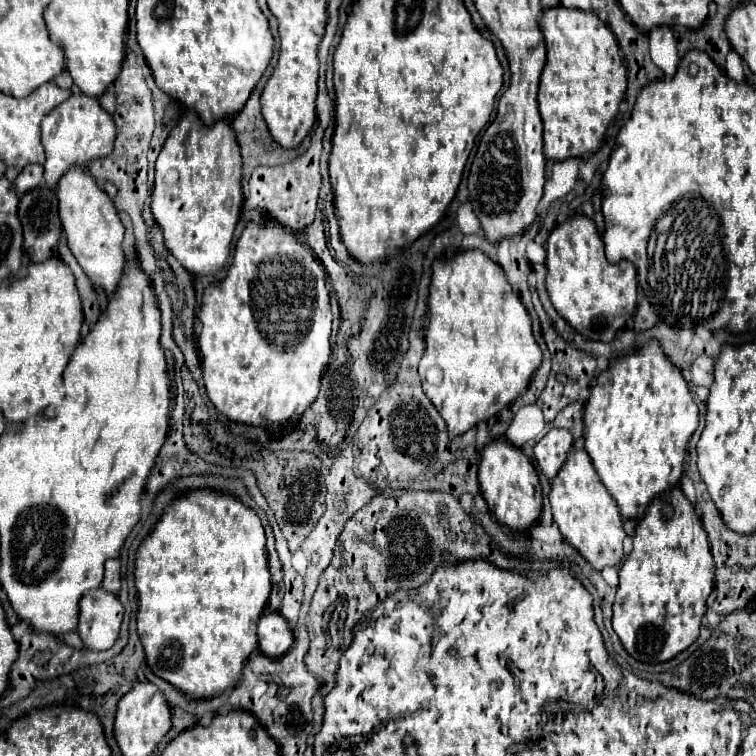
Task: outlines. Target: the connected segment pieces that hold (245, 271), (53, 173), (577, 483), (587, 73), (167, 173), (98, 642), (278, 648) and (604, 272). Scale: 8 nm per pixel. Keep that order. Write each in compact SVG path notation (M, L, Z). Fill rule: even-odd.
M266 222L264 226L248 224L236 244L226 278L216 288L206 290L204 298L198 346L206 392L216 412L248 426L278 426L292 416L298 420L318 398L320 376L332 356L332 310L326 272L314 252L300 244L292 230L276 222Z
M74 92L68 102L62 102L56 110L52 110L42 120L42 144L46 148L44 162L44 180L50 188L56 188L60 178L72 168L86 168L92 160L104 158L112 152L116 138L116 126L112 116L100 106L98 98L86 96L82 92Z
M570 450L566 464L552 480L550 504L554 524L558 526L560 534L590 562L594 570L602 570L604 566L618 566L622 562L622 540L626 538L624 520L614 498L600 482L586 450Z
M564 6L542 14L542 32L548 48L538 90L538 106L544 122L544 154L552 162L594 154L600 150L608 124L618 114L618 106L626 94L626 66L618 54L616 38L596 12L568 10Z
M186 112L166 138L156 160L150 208L162 228L168 252L196 276L222 270L242 208L242 158L228 122L204 126L196 112Z
M88 590L80 600L78 634L90 650L108 650L118 640L124 606L114 592Z
M266 612L258 622L258 644L264 654L270 658L278 658L288 652L294 636L288 622L278 612Z
M582 214L568 218L552 230L546 252L546 288L556 312L584 338L612 342L638 306L638 280L632 262L620 260L618 264L610 264L604 256L604 242L594 220Z

